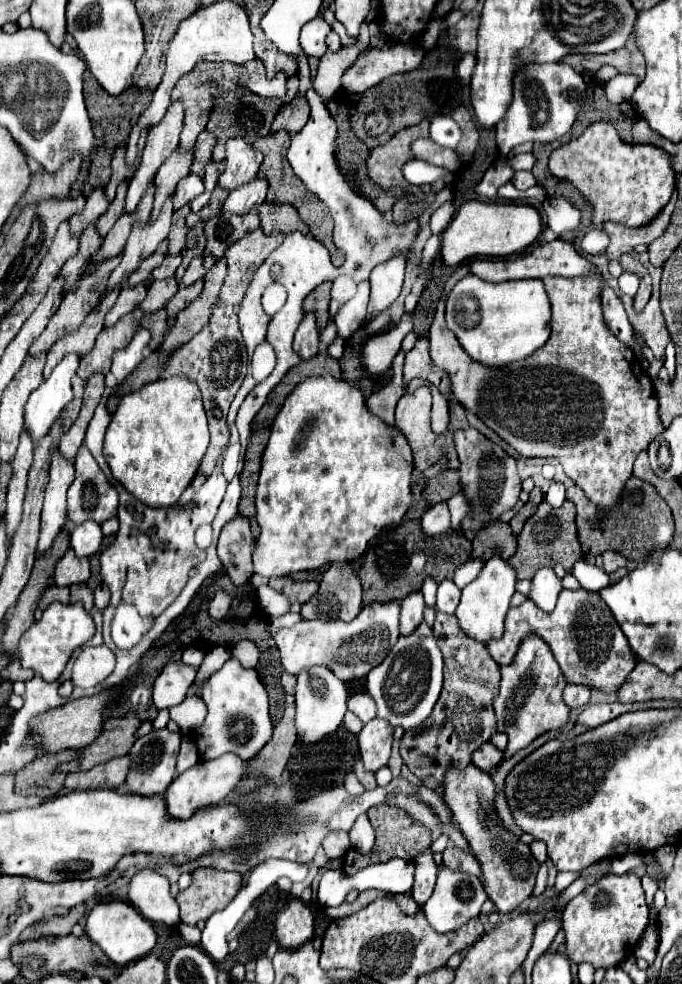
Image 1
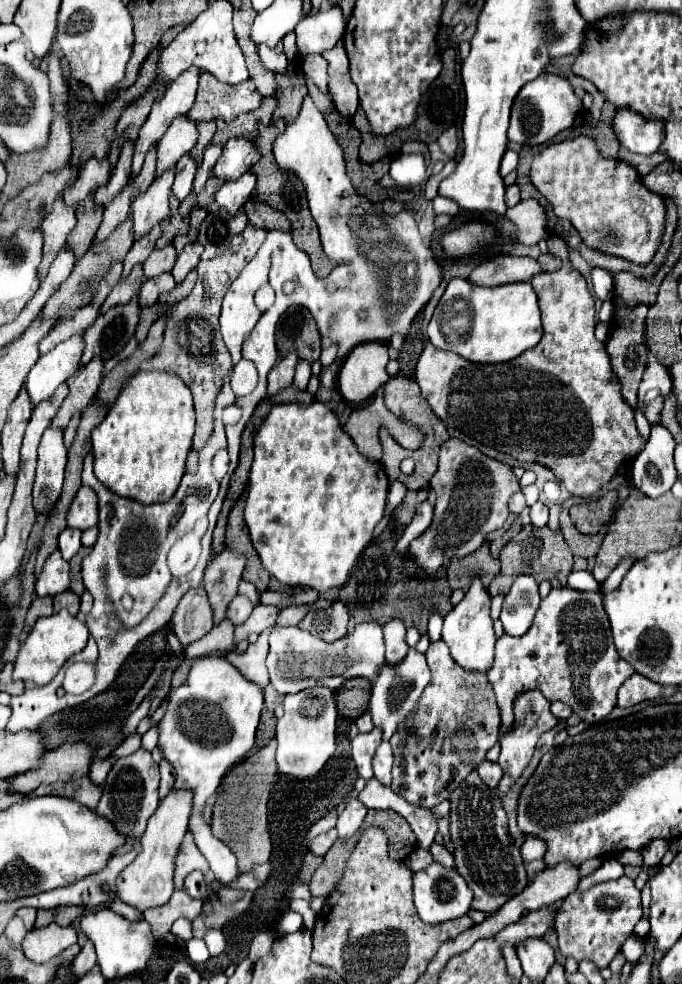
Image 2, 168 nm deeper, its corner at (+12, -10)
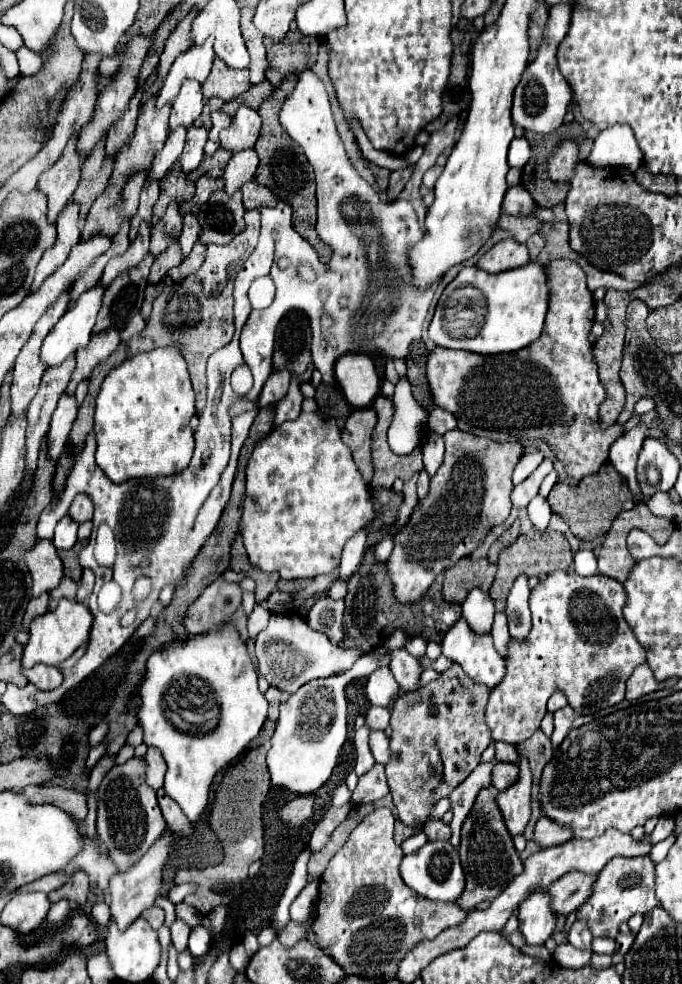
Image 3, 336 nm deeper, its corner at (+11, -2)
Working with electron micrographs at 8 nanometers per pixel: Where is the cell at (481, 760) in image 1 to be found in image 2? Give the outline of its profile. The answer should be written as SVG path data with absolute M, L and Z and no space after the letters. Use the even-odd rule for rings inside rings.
M483 761L477 769L475 769L481 777L481 781L487 785L487 787L497 787L499 779L501 779L501 767L497 767L497 763L491 763L491 761Z

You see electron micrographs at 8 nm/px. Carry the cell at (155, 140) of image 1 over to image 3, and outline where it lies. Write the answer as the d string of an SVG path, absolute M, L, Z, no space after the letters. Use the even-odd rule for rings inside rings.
M206 39L204 45L192 45L188 51L180 53L160 89L158 95L158 107L162 107L164 103L172 101L184 79L198 79L200 83L206 81L210 69L212 69L212 61L214 61L214 49L212 49L214 39Z

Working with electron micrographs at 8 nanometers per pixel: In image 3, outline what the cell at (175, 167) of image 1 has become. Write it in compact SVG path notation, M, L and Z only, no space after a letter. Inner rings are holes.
M186 79L180 93L176 95L174 103L172 103L172 115L170 115L170 131L174 131L174 127L190 127L194 123L194 119L200 117L204 107L204 97L202 97L202 89L200 83L194 79Z

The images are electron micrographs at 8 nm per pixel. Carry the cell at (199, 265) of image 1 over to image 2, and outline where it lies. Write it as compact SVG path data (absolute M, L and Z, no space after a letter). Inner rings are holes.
M199 243L187 245L187 247L183 249L183 253L177 257L175 267L173 267L173 271L171 271L171 275L175 277L175 283L177 283L177 285L185 279L185 275L187 275L189 271L193 271L193 269L197 267L201 253L203 253L203 251L201 251L201 245L199 245Z

